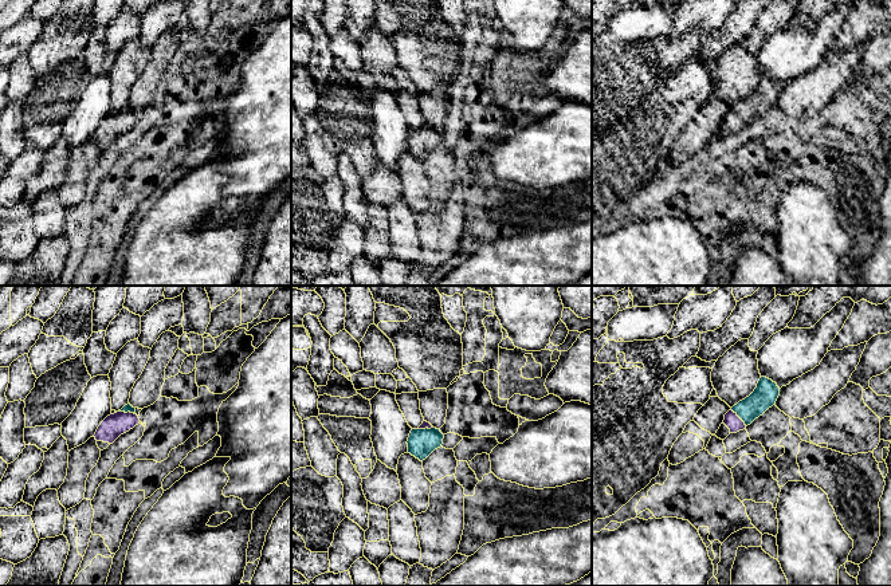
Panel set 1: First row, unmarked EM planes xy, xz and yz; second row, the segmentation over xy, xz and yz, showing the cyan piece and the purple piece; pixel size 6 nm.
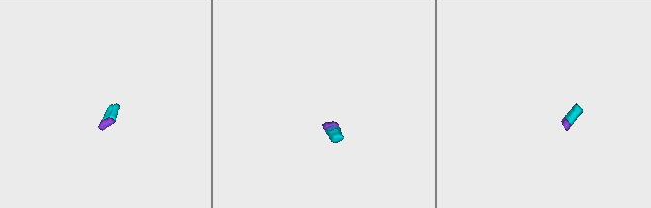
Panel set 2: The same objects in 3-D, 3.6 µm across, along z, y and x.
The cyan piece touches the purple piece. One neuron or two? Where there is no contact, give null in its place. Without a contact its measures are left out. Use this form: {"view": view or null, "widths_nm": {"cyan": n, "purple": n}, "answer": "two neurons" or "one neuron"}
{"view": "yz", "widths_nm": {"cyan": 150, "purple": 90}, "answer": "one neuron"}

